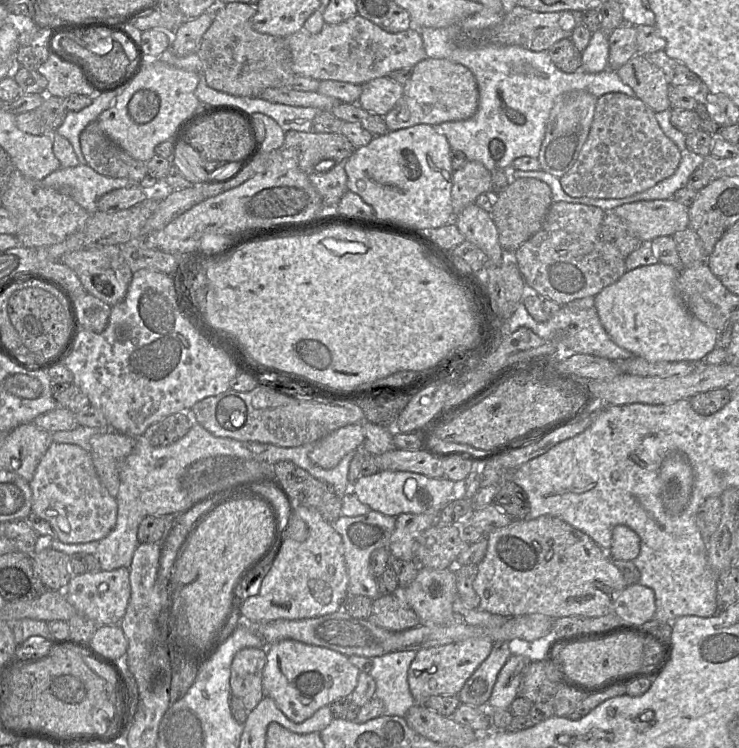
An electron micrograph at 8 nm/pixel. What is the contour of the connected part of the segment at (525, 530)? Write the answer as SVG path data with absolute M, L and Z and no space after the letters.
M543 515L535 519L514 519L509 525L498 528L486 534L485 537L488 543L487 550L483 560L477 565L478 572L473 581L473 588L480 598L479 610L504 616L506 618L527 614L543 614L551 619L567 616L593 618L611 613L614 600L627 587L623 575L614 565L611 557L607 556L607 554L587 534L574 528L558 517Z

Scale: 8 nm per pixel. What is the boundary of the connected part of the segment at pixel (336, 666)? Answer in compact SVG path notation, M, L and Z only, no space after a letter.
M290 639L278 641L268 646L265 651L267 661L263 670L264 696L272 698L285 716L295 723L304 722L317 710L329 706L337 699L350 697L357 686L359 669L351 664L347 656L339 652Z

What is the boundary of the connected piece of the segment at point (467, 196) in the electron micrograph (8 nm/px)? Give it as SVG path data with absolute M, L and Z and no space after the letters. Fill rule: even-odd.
M467 161L453 172L451 190L454 217L475 203L476 198L491 191L491 172L481 163Z

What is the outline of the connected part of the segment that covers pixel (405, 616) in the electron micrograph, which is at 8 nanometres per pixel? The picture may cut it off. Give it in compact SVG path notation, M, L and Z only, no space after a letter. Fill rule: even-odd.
M393 594L372 600L368 619L374 625L392 632L401 632L421 625L418 615Z

